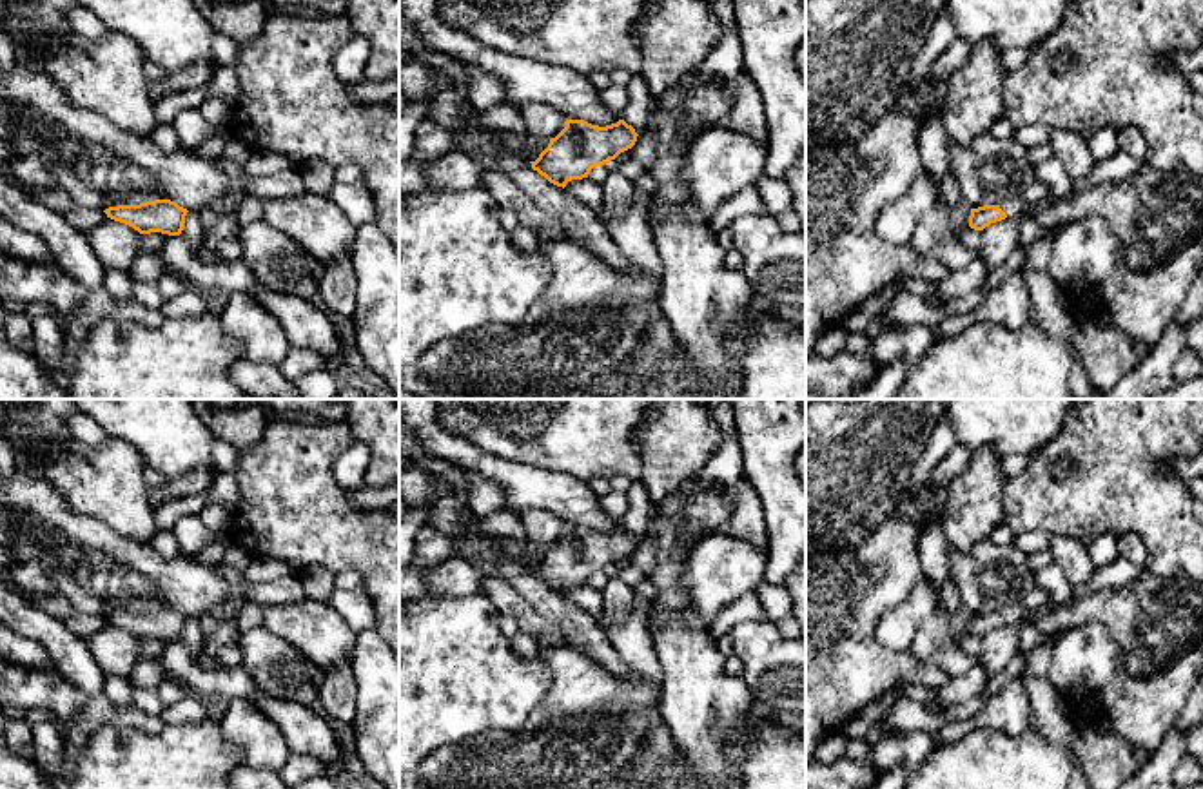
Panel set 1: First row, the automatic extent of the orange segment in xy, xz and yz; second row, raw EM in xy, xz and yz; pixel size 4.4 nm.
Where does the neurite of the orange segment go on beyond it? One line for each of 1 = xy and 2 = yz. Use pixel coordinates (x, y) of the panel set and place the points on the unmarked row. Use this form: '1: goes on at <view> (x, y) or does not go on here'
1: does not go on here
2: goes on at yz (1017, 612)

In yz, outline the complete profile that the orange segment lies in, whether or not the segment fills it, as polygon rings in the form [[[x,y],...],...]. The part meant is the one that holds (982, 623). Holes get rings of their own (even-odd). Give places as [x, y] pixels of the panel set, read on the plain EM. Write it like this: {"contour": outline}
{"contour": [[[1034,586],[1034,589],[1022,600],[1016,600],[1002,608],[1000,611],[983,611],[978,615],[971,615],[969,633],[974,637],[983,637],[991,629],[1002,628],[1005,624],[1018,624],[1049,602],[1049,593]]]}

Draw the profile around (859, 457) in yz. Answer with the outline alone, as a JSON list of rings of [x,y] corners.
[[[949,401],[806,404],[806,555],[856,548],[882,526]]]

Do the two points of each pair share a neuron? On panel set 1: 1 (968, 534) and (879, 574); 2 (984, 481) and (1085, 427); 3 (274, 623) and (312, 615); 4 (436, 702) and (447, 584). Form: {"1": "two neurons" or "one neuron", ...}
{"1": "two neurons", "2": "two neurons", "3": "one neuron", "4": "two neurons"}

